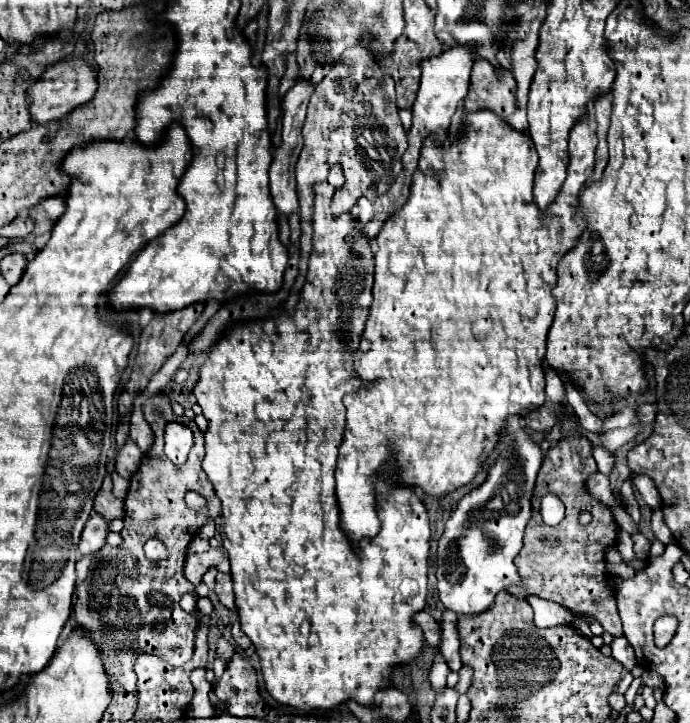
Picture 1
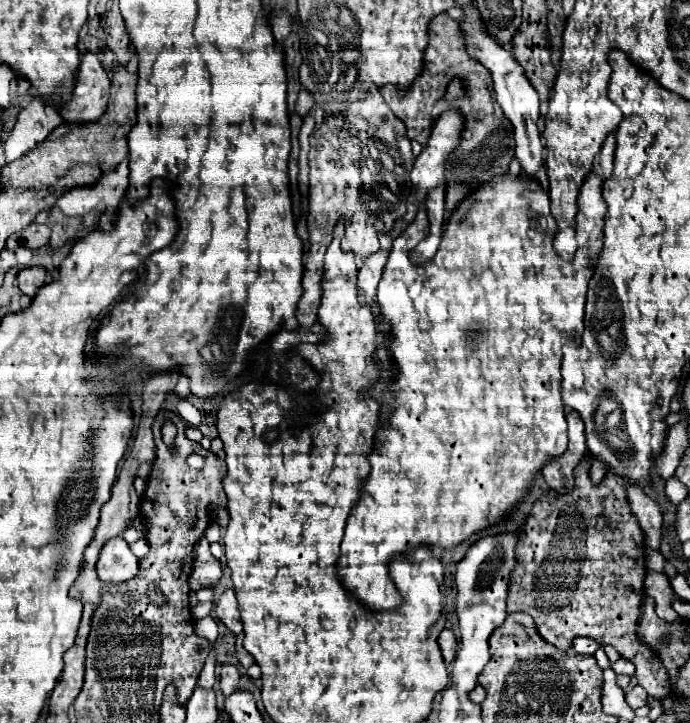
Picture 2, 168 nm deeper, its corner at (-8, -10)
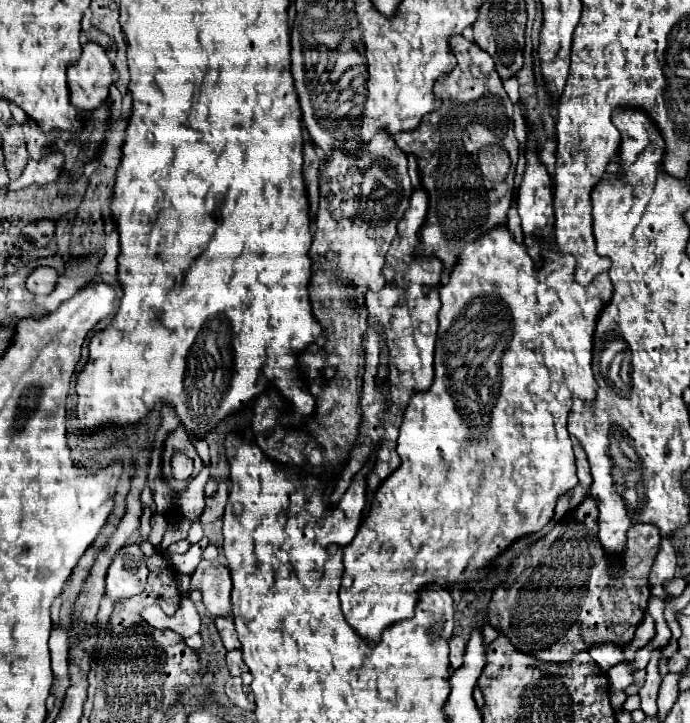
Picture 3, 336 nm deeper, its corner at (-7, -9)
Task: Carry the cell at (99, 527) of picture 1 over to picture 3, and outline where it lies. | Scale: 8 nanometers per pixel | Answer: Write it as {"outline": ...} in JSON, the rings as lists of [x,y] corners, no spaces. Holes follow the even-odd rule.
{"outline":[[[125,545],[113,557],[113,563],[105,577],[105,595],[115,603],[127,597],[135,597],[145,589],[149,569],[145,565],[139,545]]]}

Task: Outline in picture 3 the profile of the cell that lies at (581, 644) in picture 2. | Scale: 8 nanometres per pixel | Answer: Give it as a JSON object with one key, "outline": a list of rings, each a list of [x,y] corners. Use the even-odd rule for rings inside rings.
{"outline":[[[605,643],[605,645],[593,645],[589,647],[589,655],[593,657],[593,661],[603,669],[611,669],[613,665],[625,661],[623,657],[623,645],[611,645],[611,643]]]}

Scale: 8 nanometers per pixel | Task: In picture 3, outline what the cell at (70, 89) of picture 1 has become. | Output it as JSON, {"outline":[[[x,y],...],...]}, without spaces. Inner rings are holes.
{"outline":[[[93,41],[83,45],[83,55],[77,65],[69,67],[67,71],[70,101],[73,106],[84,111],[98,108],[109,95],[109,85],[113,83],[113,65],[105,53],[105,49]]]}

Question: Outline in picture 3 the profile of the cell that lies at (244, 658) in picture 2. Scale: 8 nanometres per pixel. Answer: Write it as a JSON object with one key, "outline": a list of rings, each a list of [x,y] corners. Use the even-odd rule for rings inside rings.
{"outline":[[[229,651],[229,653],[227,653],[227,667],[229,667],[229,673],[231,673],[233,677],[247,671],[247,665],[243,663],[239,651]]]}

